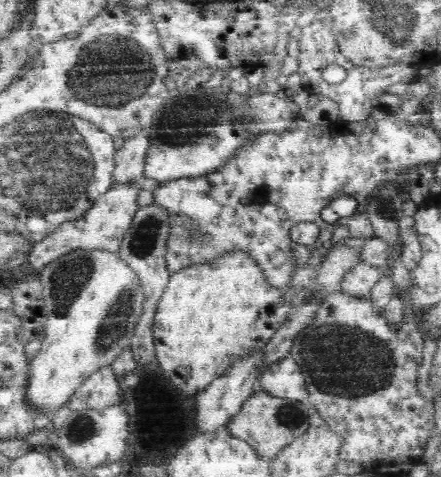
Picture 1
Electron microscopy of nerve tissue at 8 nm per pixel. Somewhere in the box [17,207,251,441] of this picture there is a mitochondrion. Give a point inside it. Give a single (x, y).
(70, 275)

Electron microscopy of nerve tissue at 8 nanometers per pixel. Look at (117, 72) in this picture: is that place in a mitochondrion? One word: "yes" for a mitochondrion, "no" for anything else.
yes

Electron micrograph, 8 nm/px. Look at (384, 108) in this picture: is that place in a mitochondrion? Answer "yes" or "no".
no

